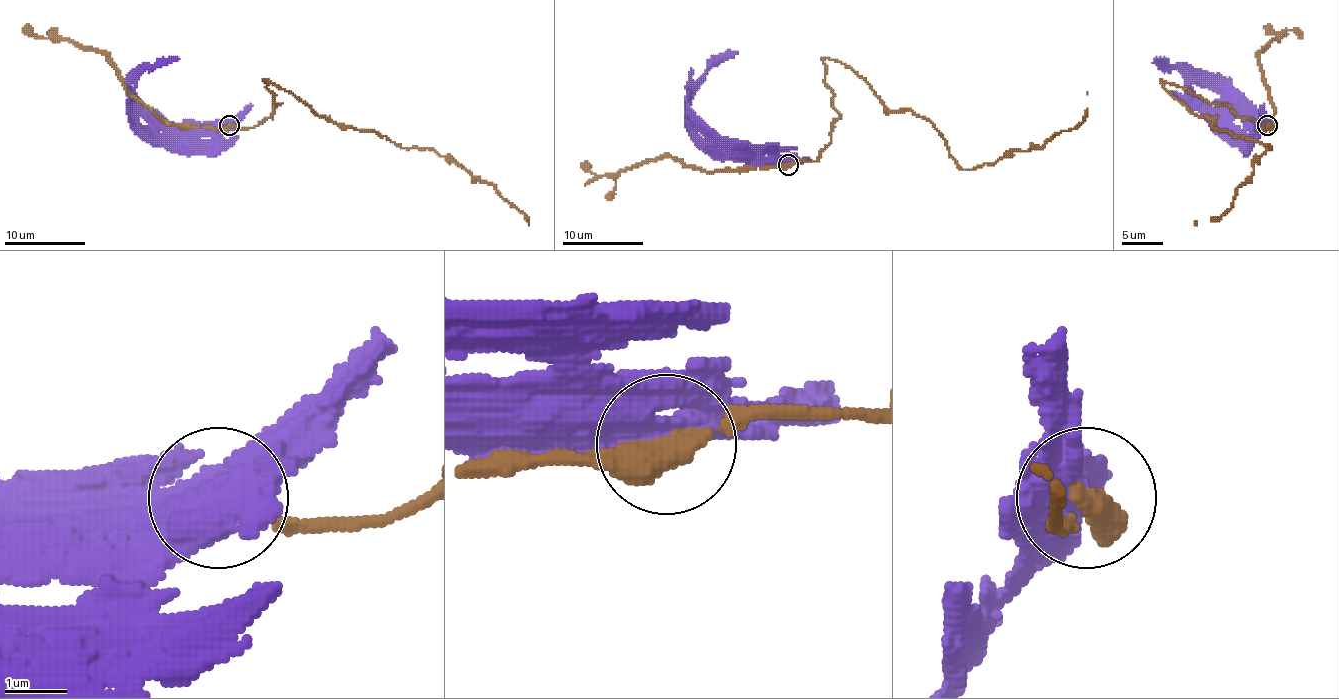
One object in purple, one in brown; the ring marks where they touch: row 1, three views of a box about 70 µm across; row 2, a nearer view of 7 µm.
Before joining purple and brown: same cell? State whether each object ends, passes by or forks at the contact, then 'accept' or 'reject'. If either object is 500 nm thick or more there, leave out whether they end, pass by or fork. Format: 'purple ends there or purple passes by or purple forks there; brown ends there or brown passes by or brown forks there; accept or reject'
reject

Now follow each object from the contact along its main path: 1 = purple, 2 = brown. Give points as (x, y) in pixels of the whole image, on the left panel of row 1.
1: (228, 126), (187, 128), (155, 121), (128, 95), (128, 87), (155, 65), (179, 58)
2: (230, 126), (272, 117), (281, 105), (268, 83), (331, 121), (405, 148), (433, 148), (496, 189), (529, 225)

